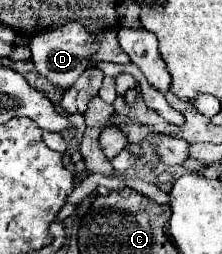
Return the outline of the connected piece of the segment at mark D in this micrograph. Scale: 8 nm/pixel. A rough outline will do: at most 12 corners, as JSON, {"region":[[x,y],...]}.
{"region":[[69,21],[33,37],[49,83],[73,87],[97,61],[129,63],[117,31]]}

